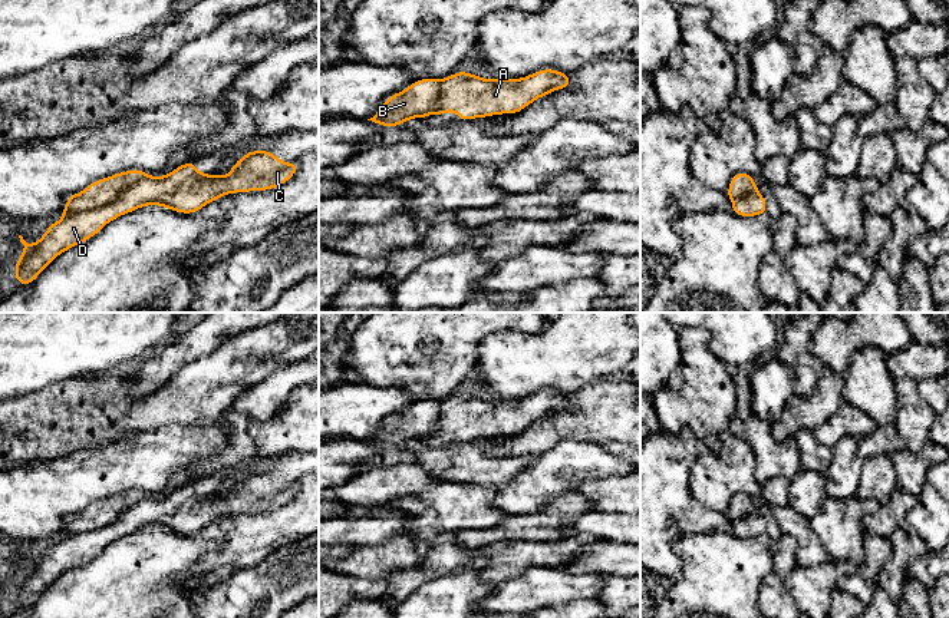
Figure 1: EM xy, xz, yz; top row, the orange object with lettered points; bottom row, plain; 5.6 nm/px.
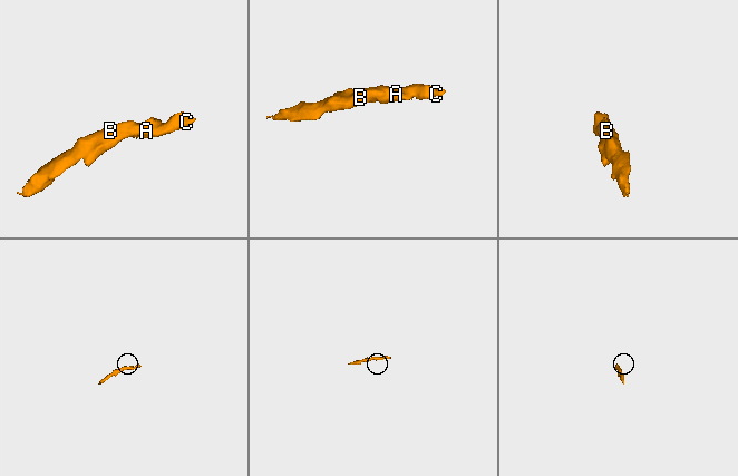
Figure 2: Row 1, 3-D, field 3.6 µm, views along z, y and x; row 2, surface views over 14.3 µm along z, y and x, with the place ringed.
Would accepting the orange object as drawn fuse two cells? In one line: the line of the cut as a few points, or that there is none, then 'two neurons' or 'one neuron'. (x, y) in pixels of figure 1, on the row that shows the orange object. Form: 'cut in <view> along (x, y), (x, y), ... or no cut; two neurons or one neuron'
cut in xy along (147, 175), (127, 185), (109, 202), (65, 217); two neurons

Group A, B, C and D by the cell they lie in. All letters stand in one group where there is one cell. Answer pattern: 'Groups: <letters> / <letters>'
Groups: A C D / B

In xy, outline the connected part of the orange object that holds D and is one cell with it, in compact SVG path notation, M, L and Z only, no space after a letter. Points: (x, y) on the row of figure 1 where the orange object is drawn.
M250 151L225 176L207 175L190 161L165 176L146 176L119 192L108 205L76 212L52 222L42 238L24 248L16 261L14 277L30 285L57 255L83 244L121 215L148 205L194 214L207 204L235 192L268 191L287 182L299 169L270 151Z

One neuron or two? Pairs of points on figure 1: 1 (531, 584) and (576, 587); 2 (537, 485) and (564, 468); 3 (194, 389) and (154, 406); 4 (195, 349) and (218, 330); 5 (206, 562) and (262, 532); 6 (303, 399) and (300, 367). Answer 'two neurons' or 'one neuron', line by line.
1: one neuron
2: one neuron
3: one neuron
4: one neuron
5: one neuron
6: two neurons

